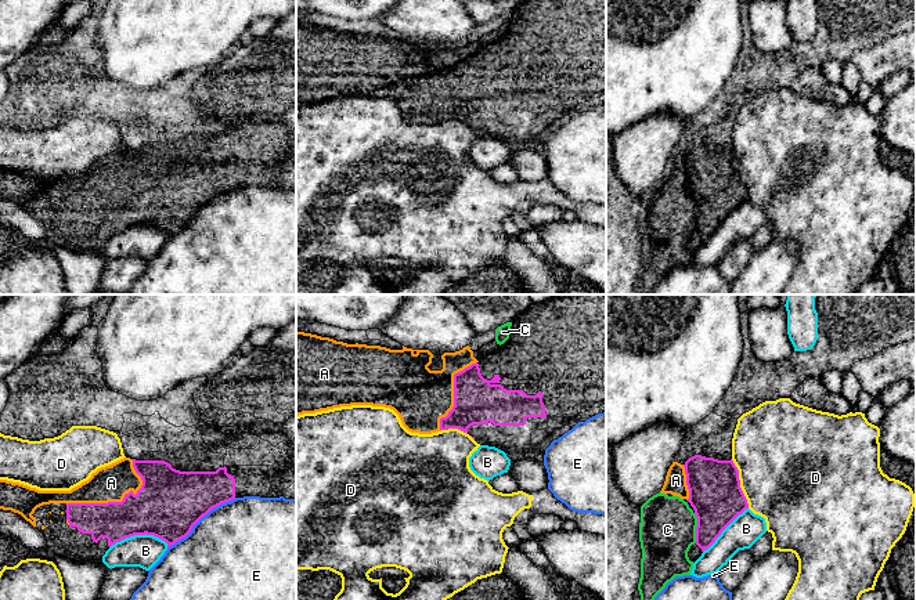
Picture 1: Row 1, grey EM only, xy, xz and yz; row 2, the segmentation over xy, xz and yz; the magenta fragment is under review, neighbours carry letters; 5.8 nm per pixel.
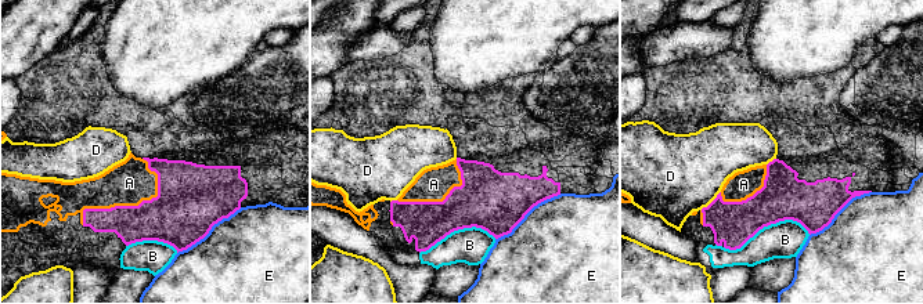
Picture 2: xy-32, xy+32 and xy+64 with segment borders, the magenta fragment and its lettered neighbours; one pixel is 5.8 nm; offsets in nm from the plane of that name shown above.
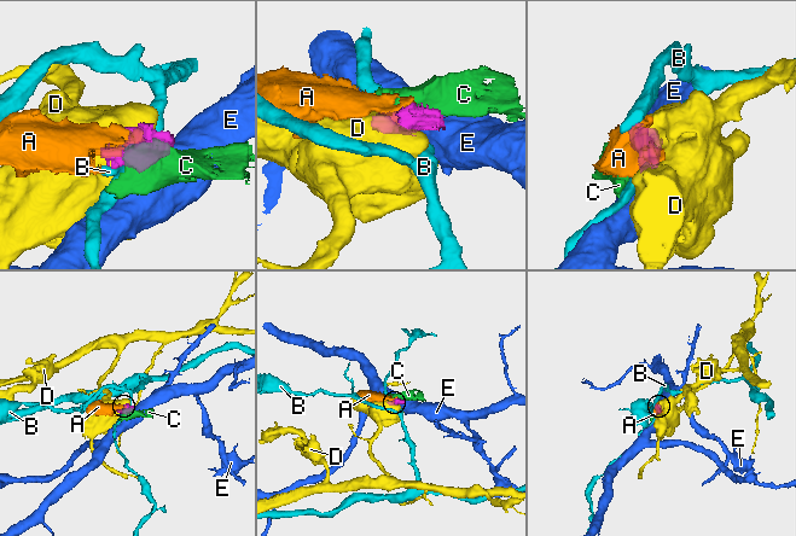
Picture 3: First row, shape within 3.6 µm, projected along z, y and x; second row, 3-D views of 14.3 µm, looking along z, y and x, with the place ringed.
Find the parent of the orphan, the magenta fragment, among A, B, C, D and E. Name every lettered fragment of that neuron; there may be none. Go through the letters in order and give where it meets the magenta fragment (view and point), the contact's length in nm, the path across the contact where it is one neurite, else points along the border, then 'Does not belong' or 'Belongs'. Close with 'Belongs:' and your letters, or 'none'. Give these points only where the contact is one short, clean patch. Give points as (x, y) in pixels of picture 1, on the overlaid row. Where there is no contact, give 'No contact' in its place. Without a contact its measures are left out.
A: Touches magenta at xy (108, 502). Shared border 480 nm. Does not belong
B: Touches magenta at xy (139, 534). Shared border 340 nm. Does not belong
C: Touches magenta at yz (696, 528). Shared border 180 nm. Does not belong
D: Touches magenta at yz (739, 484). Shared border 300 nm. Does not belong
E: Touches magenta at xy (201, 517). Shared border 500 nm. Does not belong
Belongs: none

